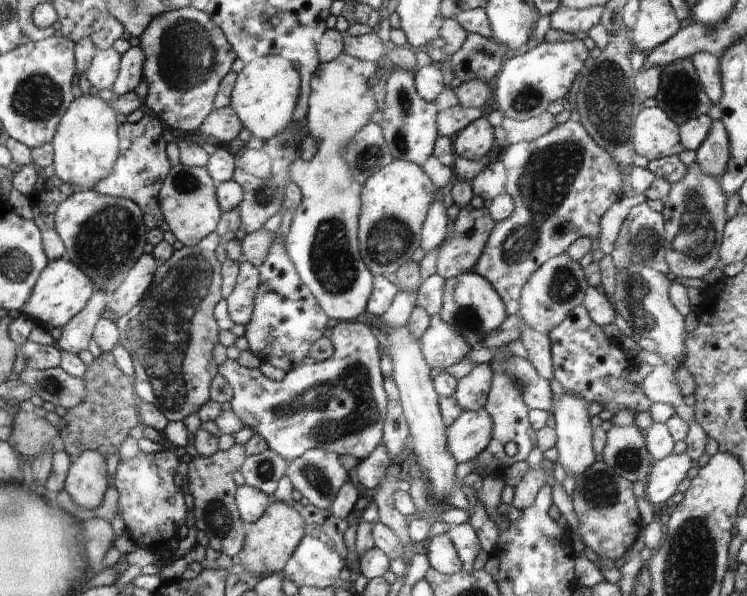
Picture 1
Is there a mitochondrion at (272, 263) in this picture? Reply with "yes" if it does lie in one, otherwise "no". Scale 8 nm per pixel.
no

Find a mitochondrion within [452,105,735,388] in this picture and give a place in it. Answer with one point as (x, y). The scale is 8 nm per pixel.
(542, 185)

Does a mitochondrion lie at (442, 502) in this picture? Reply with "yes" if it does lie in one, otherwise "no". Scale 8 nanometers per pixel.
no

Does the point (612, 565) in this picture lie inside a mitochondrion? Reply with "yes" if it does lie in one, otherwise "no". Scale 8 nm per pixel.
no

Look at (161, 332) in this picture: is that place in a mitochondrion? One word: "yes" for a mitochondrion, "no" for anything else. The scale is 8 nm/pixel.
yes

